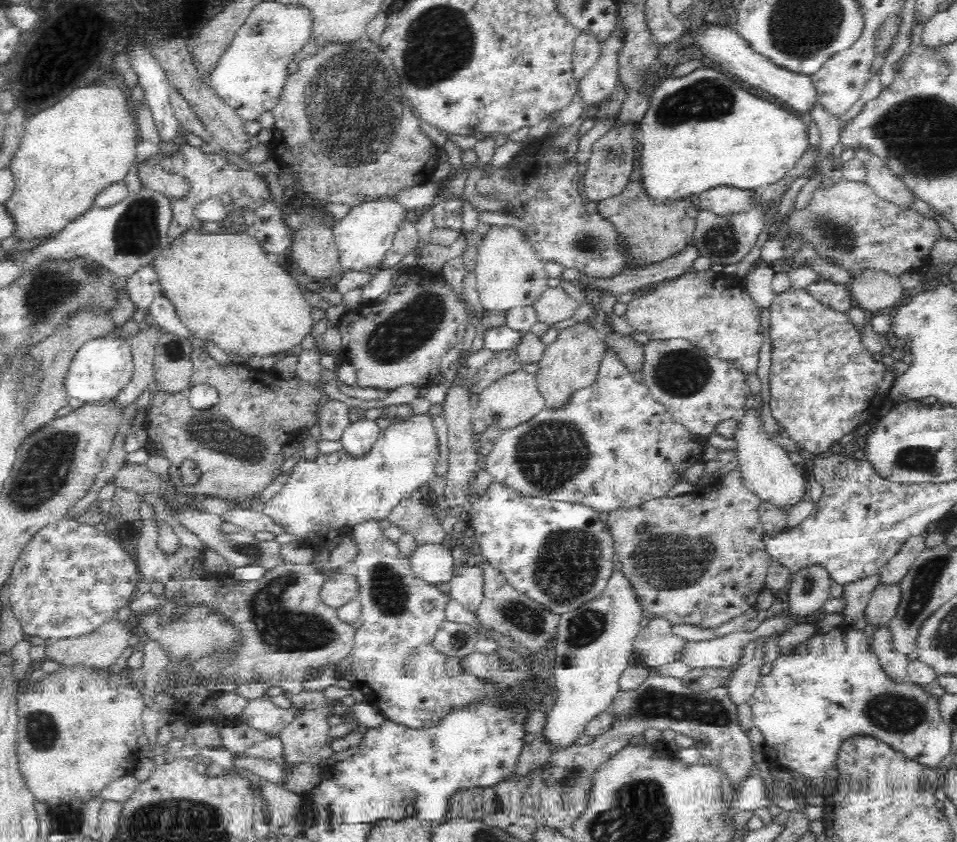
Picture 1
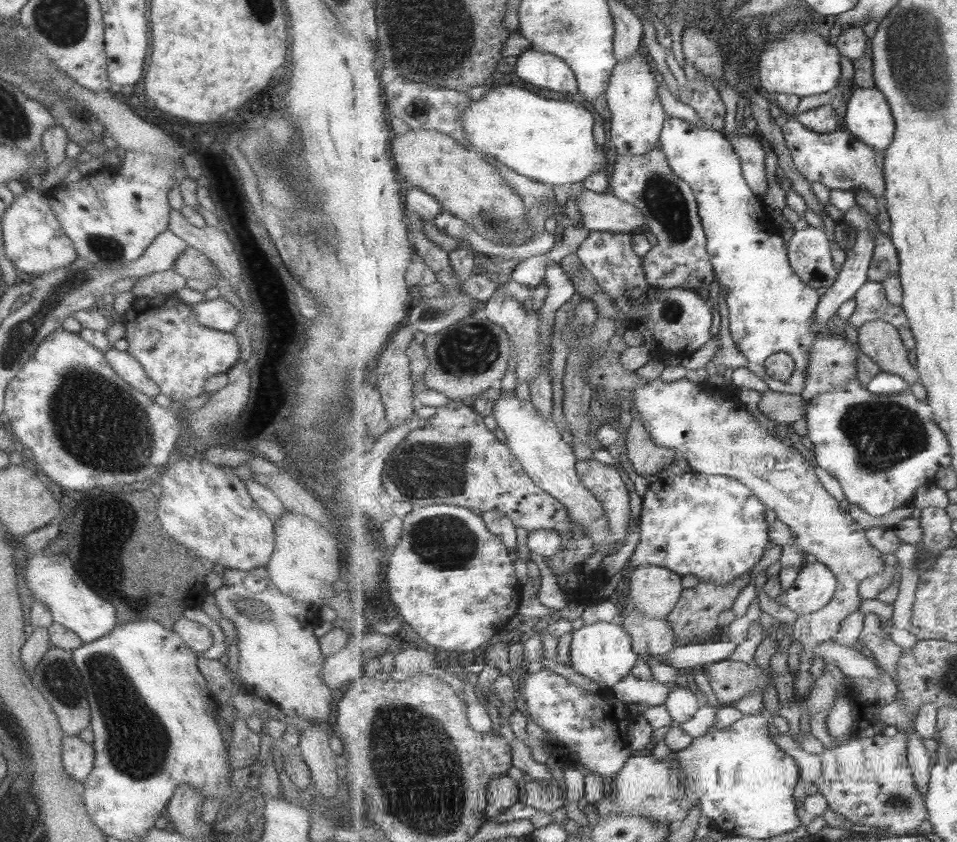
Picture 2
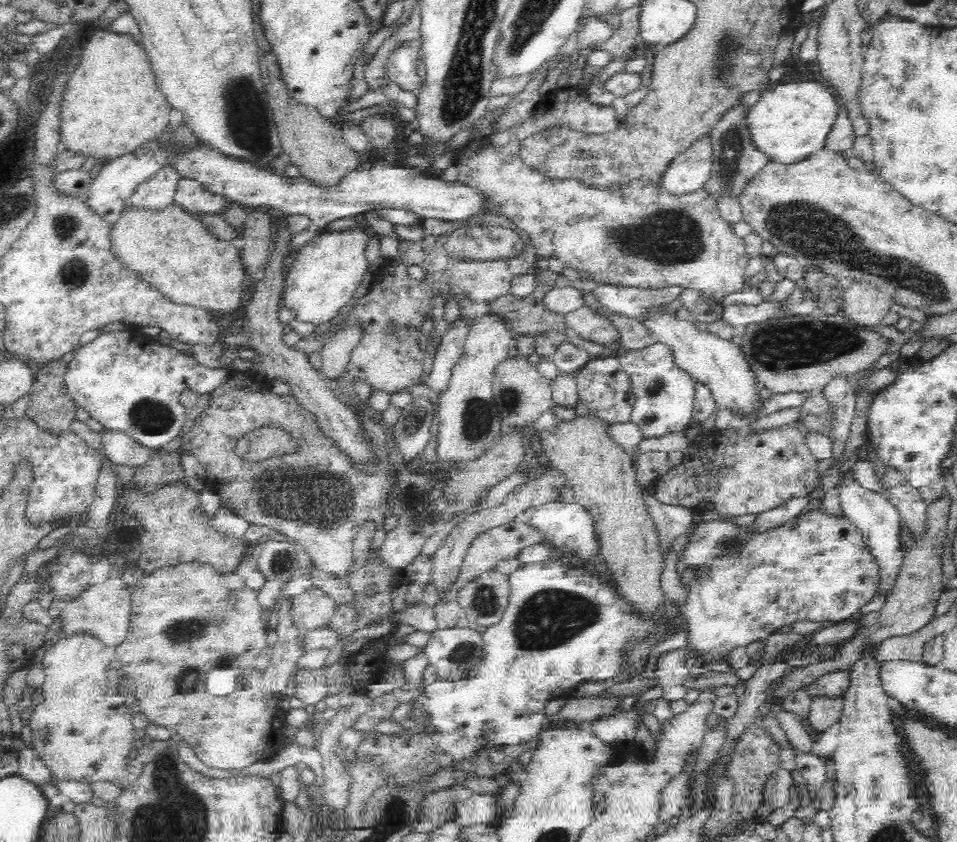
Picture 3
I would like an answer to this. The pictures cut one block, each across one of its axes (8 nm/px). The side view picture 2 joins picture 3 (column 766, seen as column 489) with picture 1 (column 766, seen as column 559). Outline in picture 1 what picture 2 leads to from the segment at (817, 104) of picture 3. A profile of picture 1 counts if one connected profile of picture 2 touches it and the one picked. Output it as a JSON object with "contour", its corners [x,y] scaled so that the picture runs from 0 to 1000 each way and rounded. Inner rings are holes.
{"contour":[[[741,78],[730,80],[714,91],[691,90],[689,99],[680,112],[677,131],[674,133],[668,148],[672,153],[672,183],[670,183],[672,189],[672,220],[675,222],[676,229],[681,233],[681,236],[685,238],[685,241],[720,235],[723,232],[731,230],[734,226],[746,223],[746,221],[759,220],[767,221],[773,226],[795,226],[803,219],[809,219],[816,211],[819,211],[830,200],[830,195],[838,188],[838,184],[845,175],[842,147],[834,140],[834,135],[813,127],[811,122],[805,122],[782,110],[780,107],[773,105],[773,102],[769,102],[763,95],[761,88],[757,89],[755,84],[748,84],[748,82]]]}

